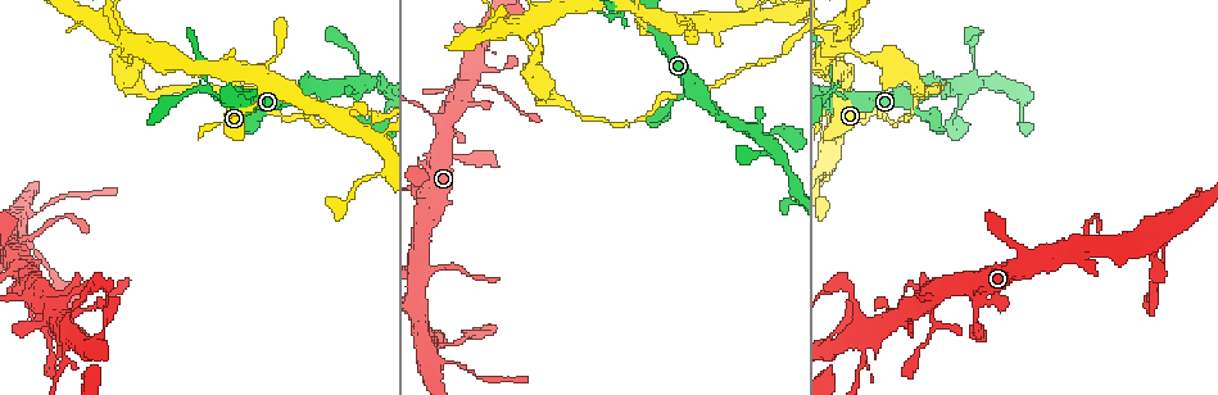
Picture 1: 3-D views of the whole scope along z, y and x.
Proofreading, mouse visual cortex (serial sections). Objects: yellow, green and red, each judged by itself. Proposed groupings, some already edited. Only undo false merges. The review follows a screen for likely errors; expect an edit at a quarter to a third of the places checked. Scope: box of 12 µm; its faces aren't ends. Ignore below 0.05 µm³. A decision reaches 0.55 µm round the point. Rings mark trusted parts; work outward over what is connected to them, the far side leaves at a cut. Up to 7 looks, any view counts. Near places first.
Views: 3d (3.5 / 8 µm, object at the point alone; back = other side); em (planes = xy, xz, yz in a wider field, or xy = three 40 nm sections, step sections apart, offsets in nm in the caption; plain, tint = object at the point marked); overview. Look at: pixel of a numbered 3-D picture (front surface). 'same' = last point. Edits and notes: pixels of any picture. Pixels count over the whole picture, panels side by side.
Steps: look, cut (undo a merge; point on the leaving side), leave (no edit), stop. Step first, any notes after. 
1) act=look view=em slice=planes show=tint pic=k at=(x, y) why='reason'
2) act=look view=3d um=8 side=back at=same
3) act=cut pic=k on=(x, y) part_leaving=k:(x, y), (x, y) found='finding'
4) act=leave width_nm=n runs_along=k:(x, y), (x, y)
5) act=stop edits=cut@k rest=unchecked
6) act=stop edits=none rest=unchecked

act=look view=3d um=3.5 pic=1 at=(617, 16) why='small branch off a trunk'

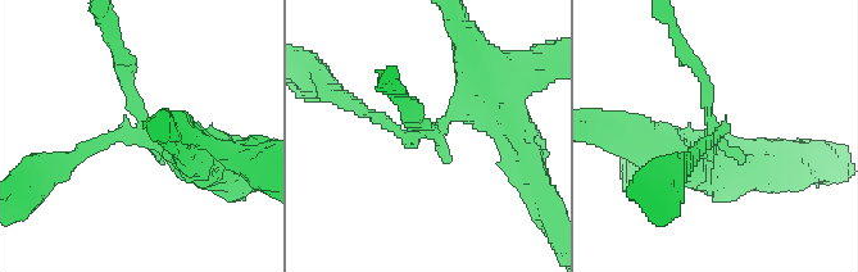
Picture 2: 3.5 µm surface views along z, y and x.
act=look view=em slice=xy step=2 show=tint pic=2 at=(715, 132) why='need the tissue'

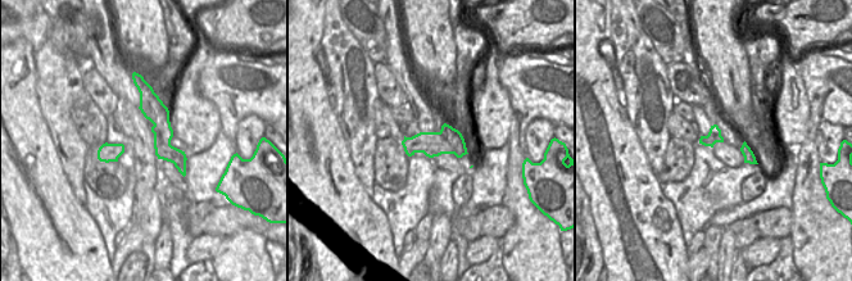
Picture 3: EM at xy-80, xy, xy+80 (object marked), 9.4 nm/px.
act=cut pic=2 on=(130, 82) part_leaving=2:(141, 126), (105, 23) found='two cells meet here'

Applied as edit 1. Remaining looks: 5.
act=look view=overview

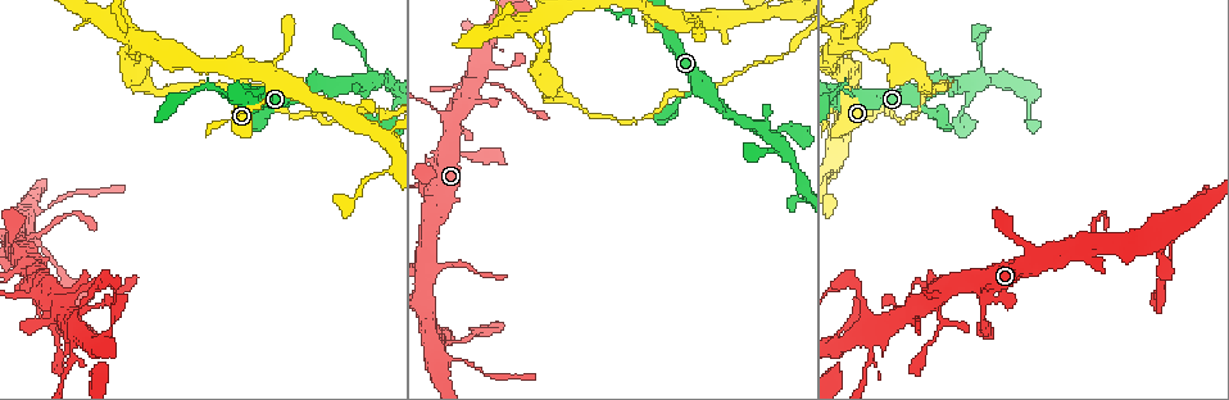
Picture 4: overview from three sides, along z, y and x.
act=look view=em slice=xy step=1 show=tint pic=4 at=(479, 80)

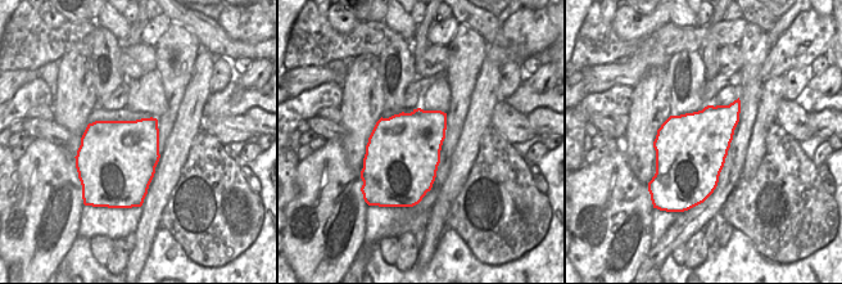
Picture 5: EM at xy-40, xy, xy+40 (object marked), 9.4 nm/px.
act=look view=3d um=3.5 at=same

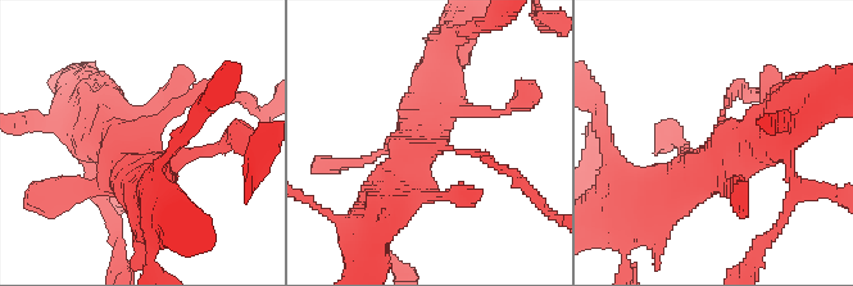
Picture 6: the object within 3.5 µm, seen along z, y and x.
act=leave runs_along=6:(382, 199), (411, 173), (441, 64) found='continuous, no second cell'

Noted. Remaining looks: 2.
act=look view=3d um=8 pic=4 at=(549, 24) why='narrows sharply'

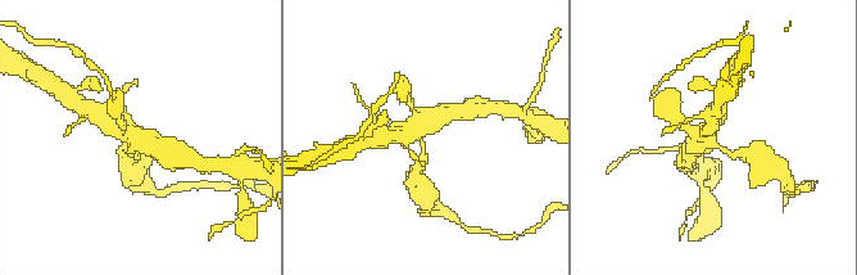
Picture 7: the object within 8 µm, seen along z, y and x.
act=look view=3d um=3.5 pic=7 at=(716, 142) why='zoom in'

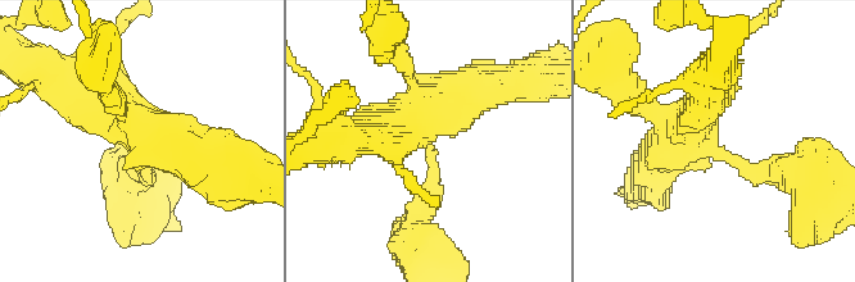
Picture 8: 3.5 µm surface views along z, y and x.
act=cut pic=8 on=(785, 160) part_leaving=8:(747, 167), (800, 171), (838, 203) found='a second cell is stuck on'

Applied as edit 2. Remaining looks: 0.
act=stop edits=cut@2,cut@8 rest=unchecked

